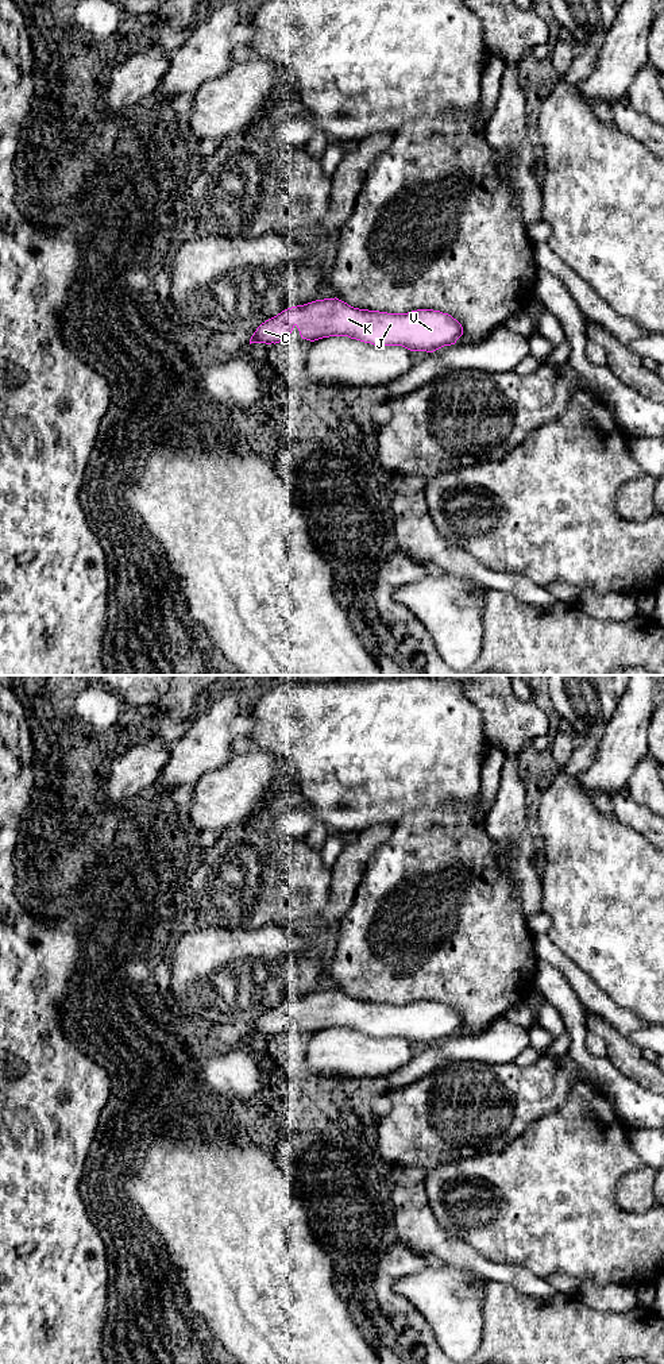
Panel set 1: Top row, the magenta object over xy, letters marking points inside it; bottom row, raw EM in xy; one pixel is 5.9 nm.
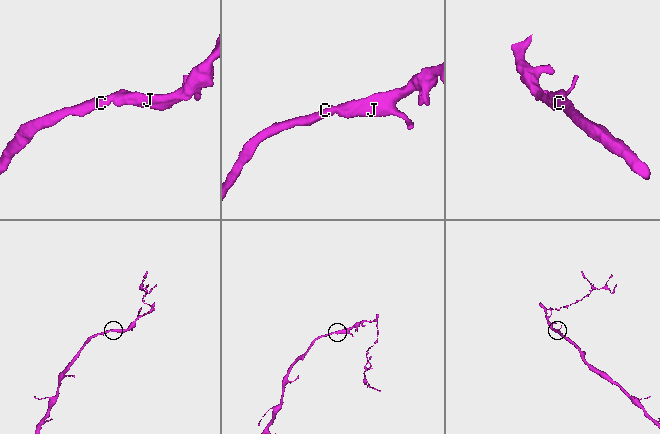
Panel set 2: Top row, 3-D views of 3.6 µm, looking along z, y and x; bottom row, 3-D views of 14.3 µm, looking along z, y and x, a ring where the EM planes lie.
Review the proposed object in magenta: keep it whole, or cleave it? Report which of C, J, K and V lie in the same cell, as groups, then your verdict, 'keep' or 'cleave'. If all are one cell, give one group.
C J K V; keep

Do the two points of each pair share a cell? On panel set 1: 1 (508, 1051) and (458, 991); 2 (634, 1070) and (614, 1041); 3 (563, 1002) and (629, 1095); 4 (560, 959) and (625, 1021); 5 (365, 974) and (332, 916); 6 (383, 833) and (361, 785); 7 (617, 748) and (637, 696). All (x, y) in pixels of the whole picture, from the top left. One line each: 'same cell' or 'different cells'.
1: different cells
2: same cell
3: same cell
4: same cell
5: different cells
6: different cells
7: same cell

